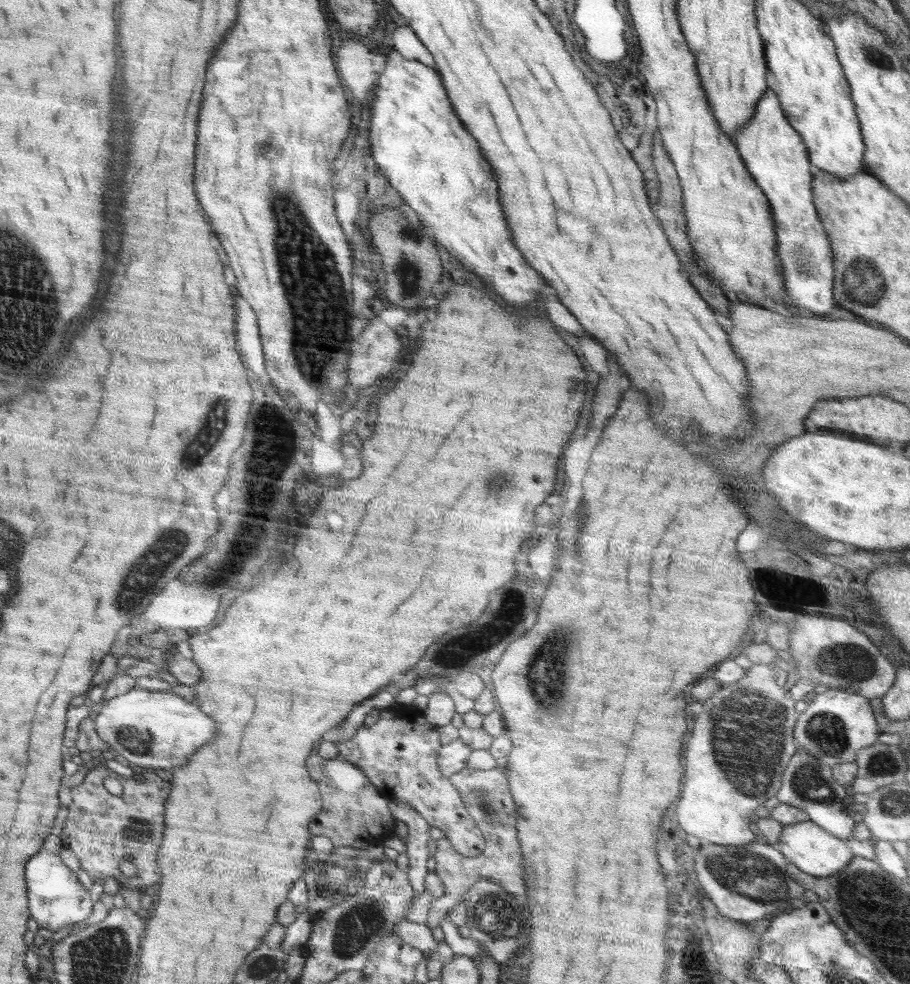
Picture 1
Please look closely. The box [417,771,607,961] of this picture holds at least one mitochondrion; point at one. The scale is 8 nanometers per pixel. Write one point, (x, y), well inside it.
(494, 908)

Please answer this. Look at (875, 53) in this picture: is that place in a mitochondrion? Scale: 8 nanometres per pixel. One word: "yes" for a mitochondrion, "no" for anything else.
yes

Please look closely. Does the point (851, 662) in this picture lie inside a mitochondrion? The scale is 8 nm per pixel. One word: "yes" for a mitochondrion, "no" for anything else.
yes

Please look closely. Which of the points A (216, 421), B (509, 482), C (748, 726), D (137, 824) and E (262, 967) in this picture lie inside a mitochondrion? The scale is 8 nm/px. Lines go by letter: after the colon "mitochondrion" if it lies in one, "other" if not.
A: mitochondrion
B: mitochondrion
C: mitochondrion
D: other
E: mitochondrion

